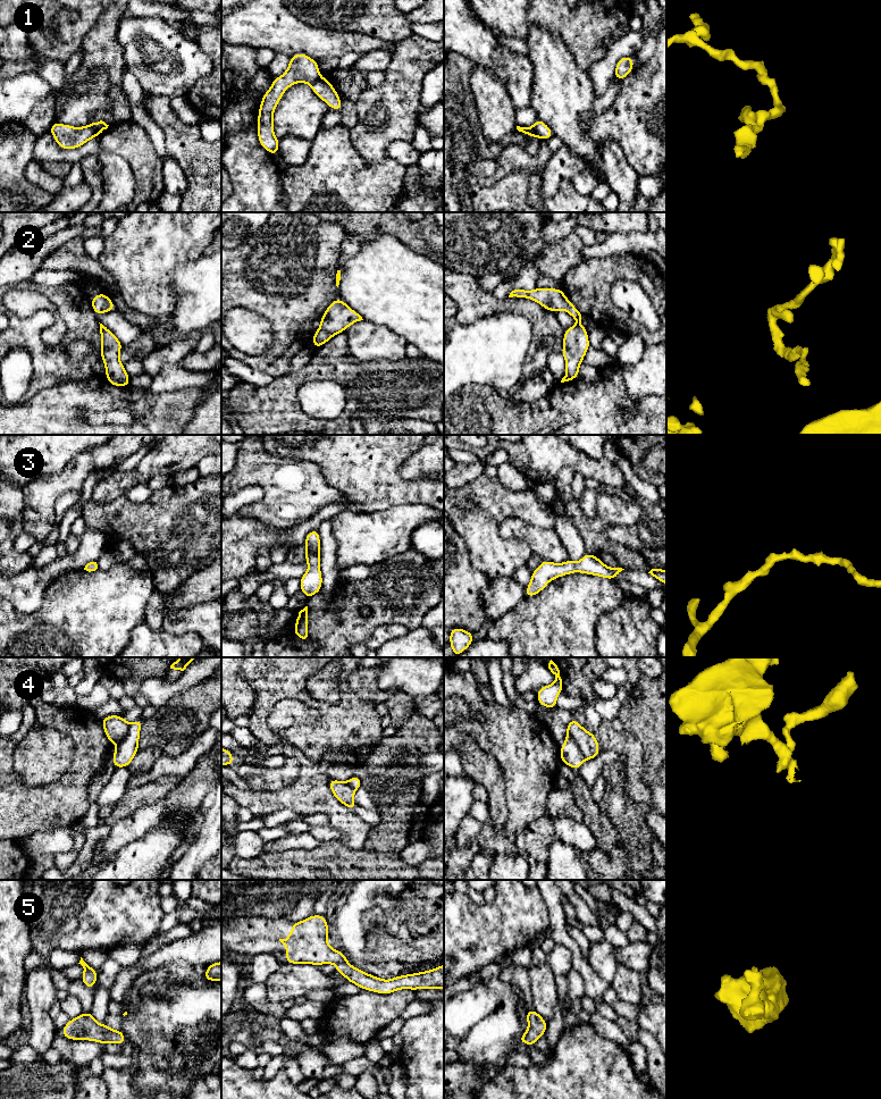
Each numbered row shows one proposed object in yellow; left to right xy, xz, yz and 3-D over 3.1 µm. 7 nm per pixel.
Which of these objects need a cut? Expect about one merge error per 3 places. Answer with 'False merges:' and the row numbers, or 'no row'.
False merges: 1, 4

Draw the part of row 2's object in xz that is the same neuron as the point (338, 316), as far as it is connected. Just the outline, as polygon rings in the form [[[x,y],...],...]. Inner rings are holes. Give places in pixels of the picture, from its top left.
[[[335,299],[324,312],[319,324],[320,328],[313,333],[312,347],[320,347],[333,336],[344,333],[351,325],[363,320],[342,299]]]

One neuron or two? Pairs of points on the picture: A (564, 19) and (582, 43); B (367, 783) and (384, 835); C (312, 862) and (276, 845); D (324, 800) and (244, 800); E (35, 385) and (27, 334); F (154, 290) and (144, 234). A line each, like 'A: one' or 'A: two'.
A: one
B: one
C: two
D: one
E: one
F: one

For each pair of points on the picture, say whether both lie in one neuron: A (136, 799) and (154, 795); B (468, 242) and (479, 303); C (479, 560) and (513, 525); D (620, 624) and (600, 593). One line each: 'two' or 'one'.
A: one
B: two
C: two
D: two

